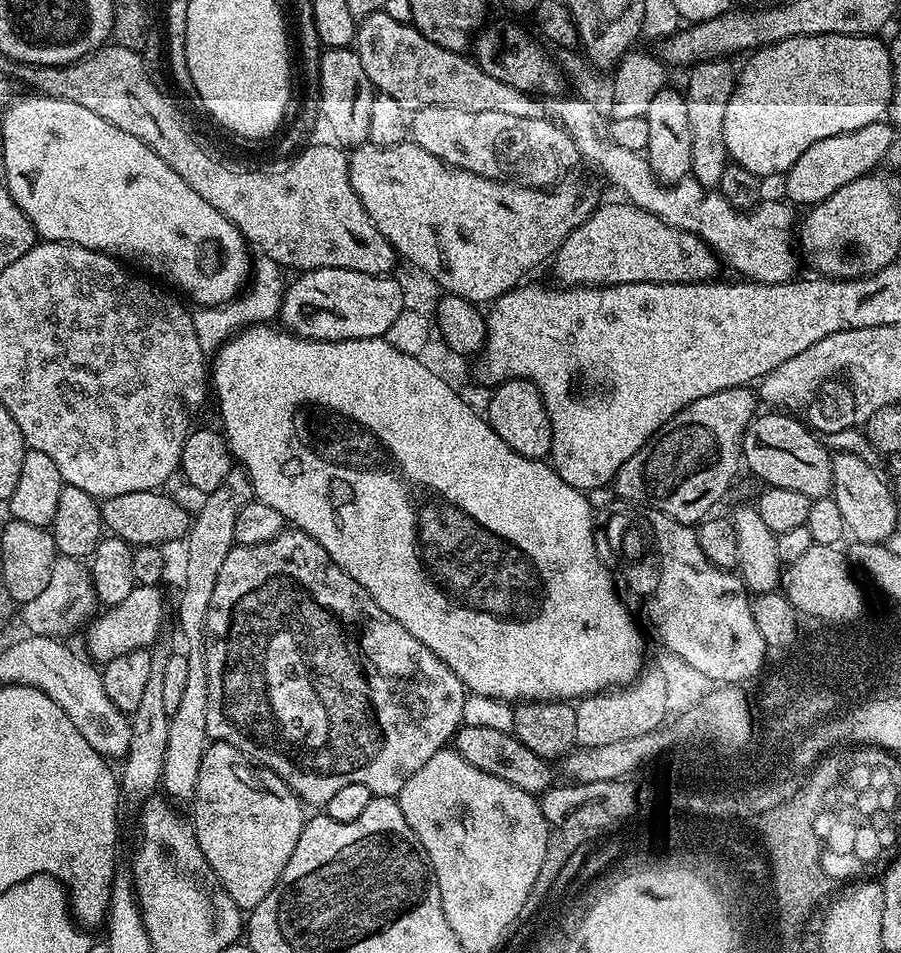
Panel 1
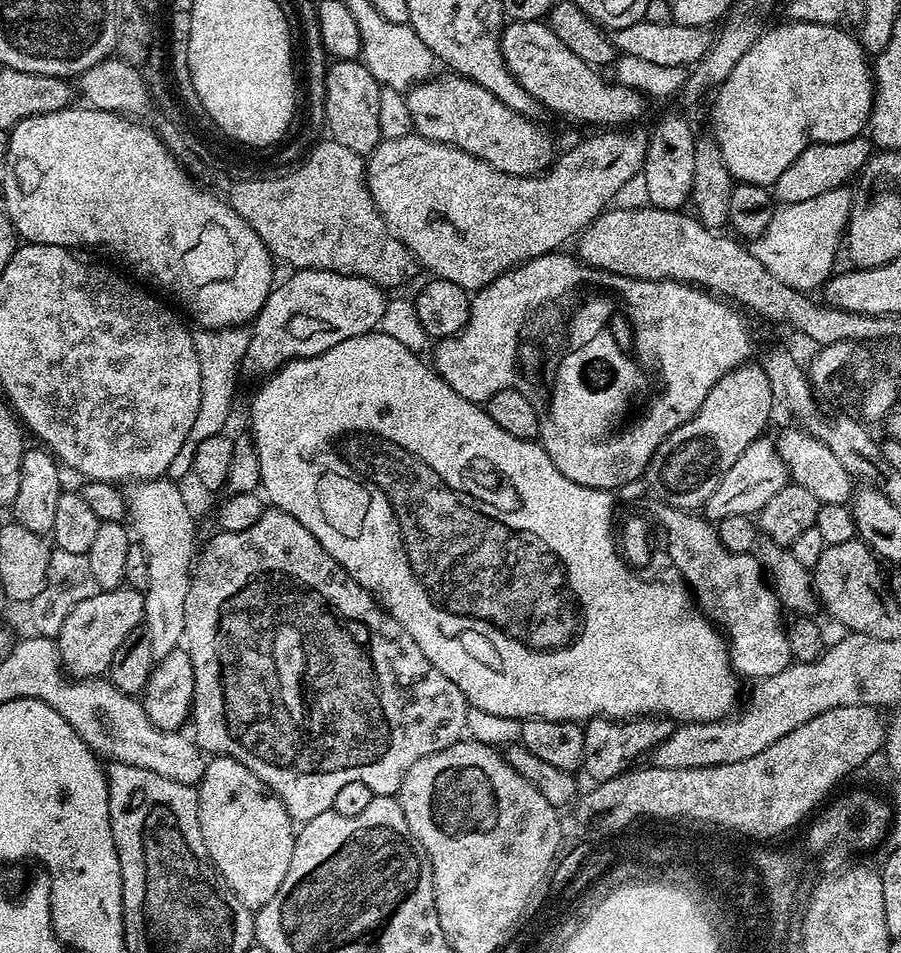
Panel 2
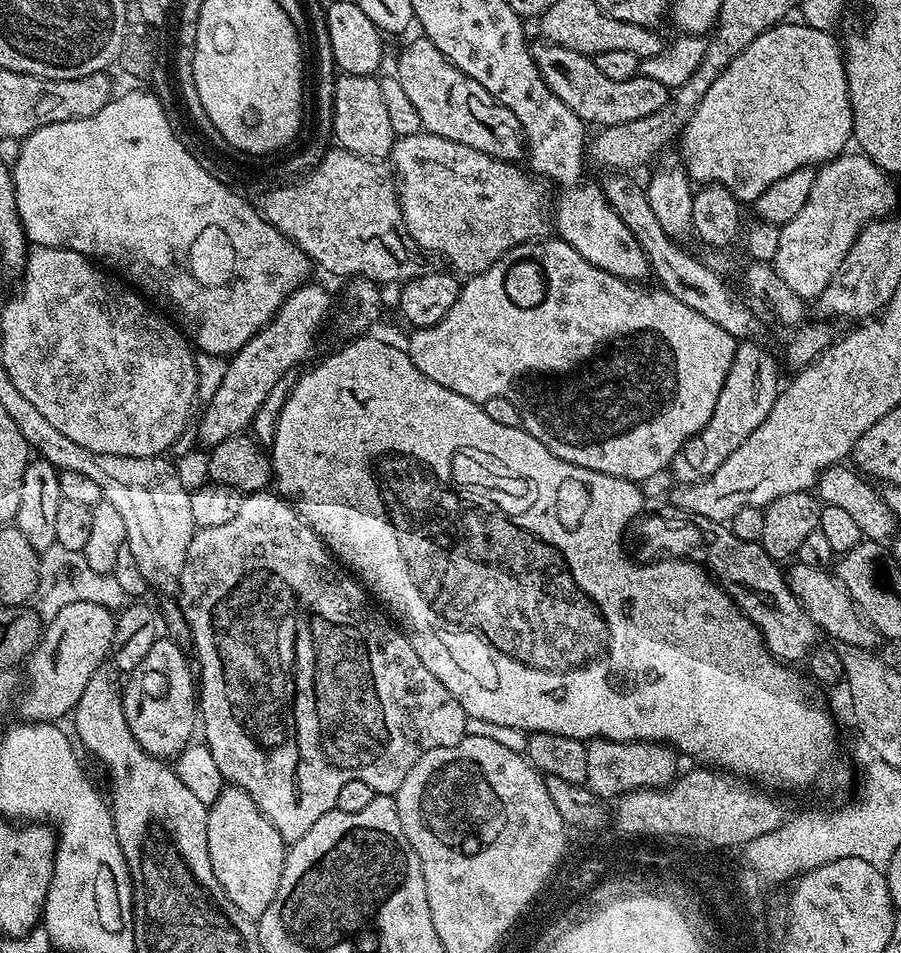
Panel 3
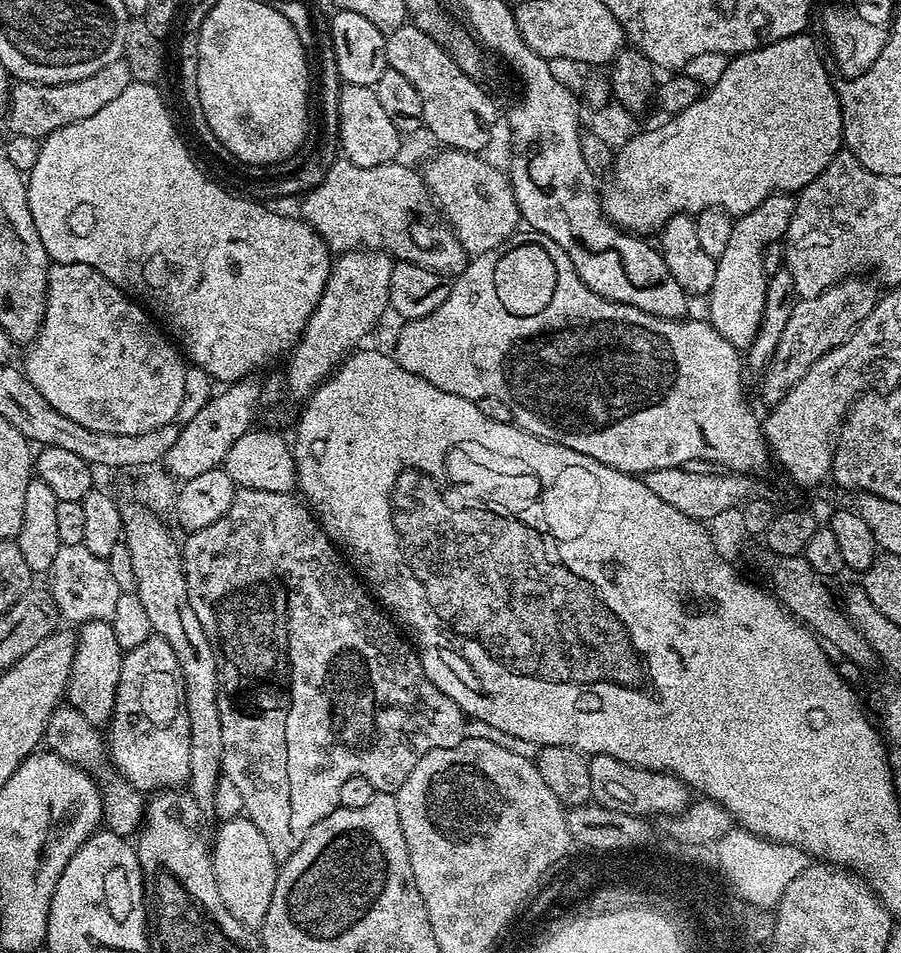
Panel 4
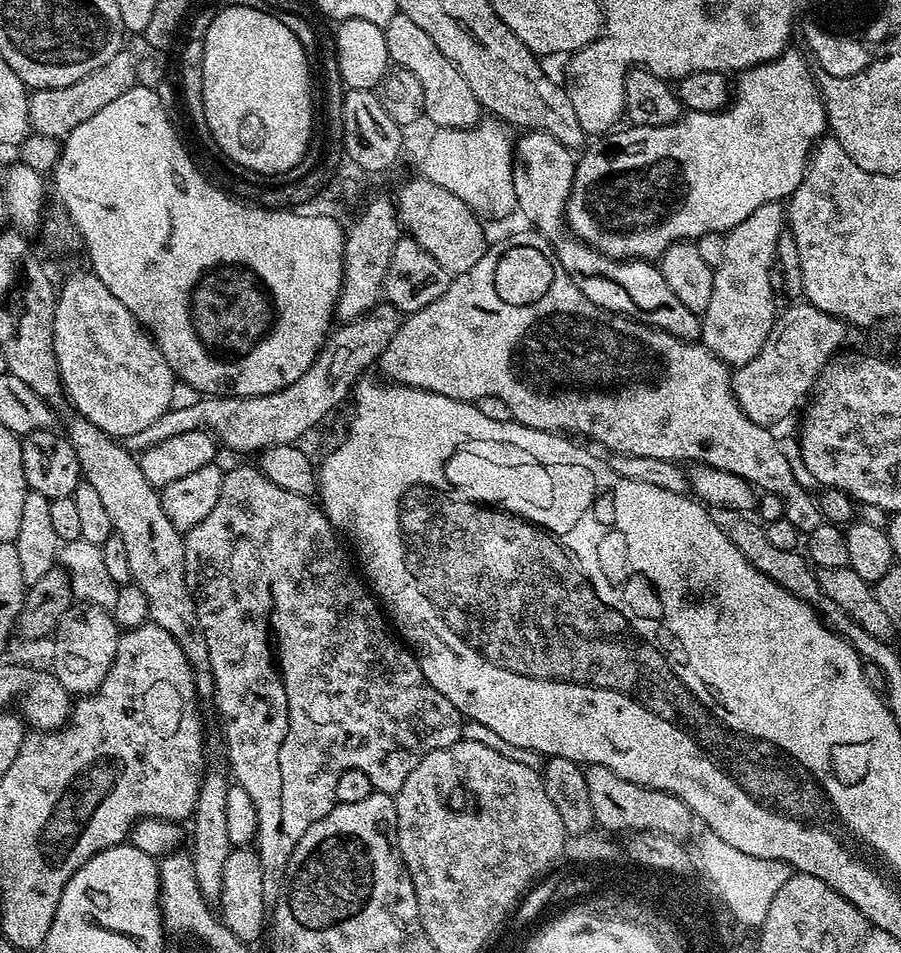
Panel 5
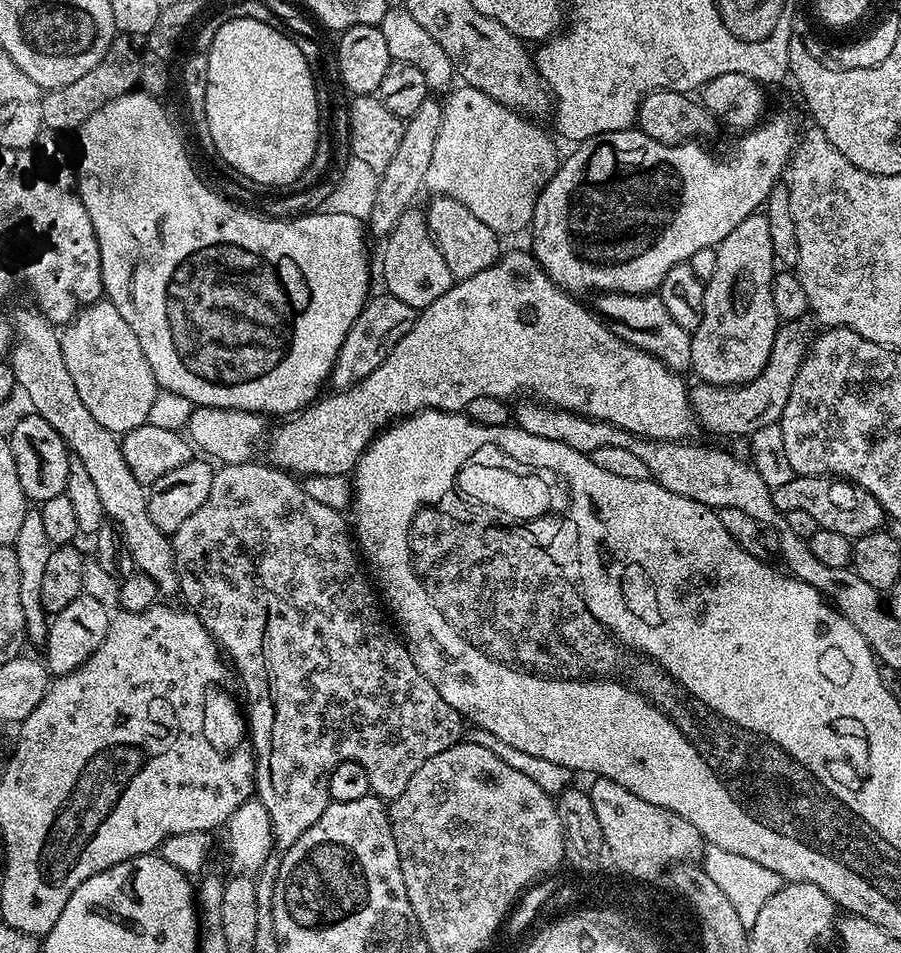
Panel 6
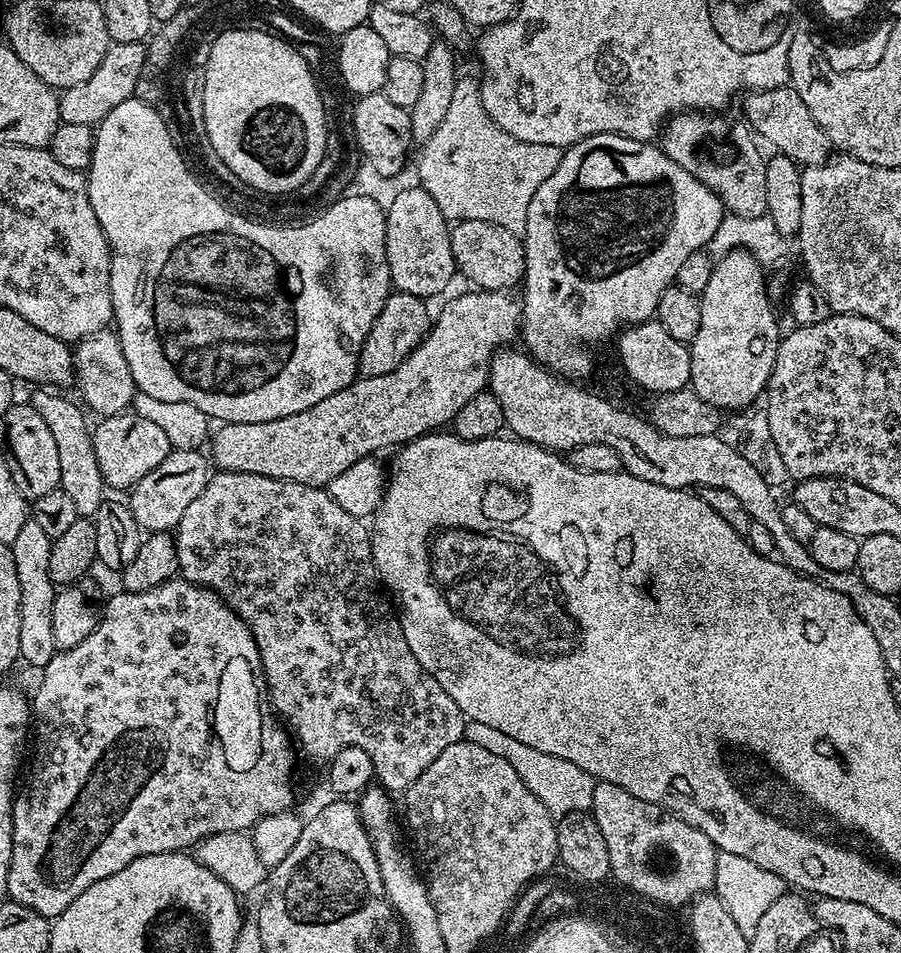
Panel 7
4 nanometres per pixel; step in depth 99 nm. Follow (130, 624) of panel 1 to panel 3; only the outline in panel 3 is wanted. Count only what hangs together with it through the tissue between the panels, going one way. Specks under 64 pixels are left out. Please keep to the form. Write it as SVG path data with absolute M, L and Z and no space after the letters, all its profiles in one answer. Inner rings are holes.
M73 602L68 606L62 606L58 610L52 621L46 624L43 629L40 641L37 642L36 648L32 651L31 656L26 661L26 669L28 668L28 689L21 691L18 696L18 704L20 700L20 717L19 719L24 722L60 722L60 719L67 717L69 713L75 709L78 698L82 698L82 690L86 690L86 682L90 682L90 678L94 678L94 674L101 671L102 665L100 664L109 659L112 643L114 642L114 630L116 629L116 616L113 609L107 608L102 605L95 605L94 602Z

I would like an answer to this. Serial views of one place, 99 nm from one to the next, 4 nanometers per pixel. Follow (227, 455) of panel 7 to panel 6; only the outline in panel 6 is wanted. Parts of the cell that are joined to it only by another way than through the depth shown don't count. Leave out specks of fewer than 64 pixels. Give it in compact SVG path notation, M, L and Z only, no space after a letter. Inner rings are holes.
M505 251L496 263L491 264L486 270L478 270L478 274L474 274L465 280L456 280L450 290L446 290L446 294L442 294L442 298L434 298L434 302L430 302L430 306L419 309L414 326L410 326L409 332L402 337L402 342L398 342L398 346L394 346L394 350L390 350L390 354L386 358L386 362L382 362L382 366L378 366L378 370L374 370L374 374L366 374L366 378L359 380L354 386L350 386L344 392L333 391L332 396L327 394L321 395L319 399L308 405L299 414L293 415L291 418L285 419L284 424L276 433L267 441L268 456L277 468L283 468L289 474L295 474L297 477L303 478L313 476L314 474L334 474L335 476L348 476L355 469L356 463L360 461L360 455L367 450L372 439L377 434L384 431L393 422L405 417L412 416L415 412L427 412L433 408L439 412L463 413L470 406L470 402L474 402L474 398L482 398L489 396L490 398L498 398L507 401L508 396L520 396L524 398L535 398L539 403L547 404L554 408L565 408L567 412L577 412L579 416L588 416L592 420L601 420L602 422L610 422L616 428L620 428L623 432L629 432L632 436L638 436L642 440L678 440L687 441L692 431L697 431L698 421L696 415L692 413L692 398L690 395L689 385L684 385L685 377L681 373L674 372L667 368L656 356L646 354L642 350L638 350L634 346L630 346L622 338L618 338L618 334L614 334L612 329L604 323L603 319L591 307L583 308L579 304L575 295L569 294L564 289L559 288L547 274L542 270L542 266L532 255L531 251L524 252L508 252Z

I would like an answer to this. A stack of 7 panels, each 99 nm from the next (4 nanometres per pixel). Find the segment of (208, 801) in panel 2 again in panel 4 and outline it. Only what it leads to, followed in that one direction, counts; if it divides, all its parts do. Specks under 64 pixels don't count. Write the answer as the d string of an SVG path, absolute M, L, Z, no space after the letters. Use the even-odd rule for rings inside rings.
M247 818L225 820L219 825L216 840L211 841L210 855L214 882L218 882L218 894L222 894L222 902L242 926L259 930L264 924L266 910L270 910L270 898L274 898L278 861L270 854L270 845L266 843L262 830L254 826Z

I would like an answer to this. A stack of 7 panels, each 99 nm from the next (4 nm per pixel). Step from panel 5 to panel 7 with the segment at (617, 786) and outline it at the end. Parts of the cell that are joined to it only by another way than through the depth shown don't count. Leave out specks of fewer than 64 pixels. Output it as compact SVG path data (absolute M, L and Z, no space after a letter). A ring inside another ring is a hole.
M601 780L594 786L596 817L600 828L604 828L604 837L608 839L608 848L612 848L612 864L615 872L620 872L620 880L628 880L631 888L640 888L647 896L656 896L656 900L670 902L675 906L688 906L697 896L703 896L716 883L717 849L694 826L690 826L679 816L674 816L657 804L642 802L642 798L634 798L626 790L616 784Z

